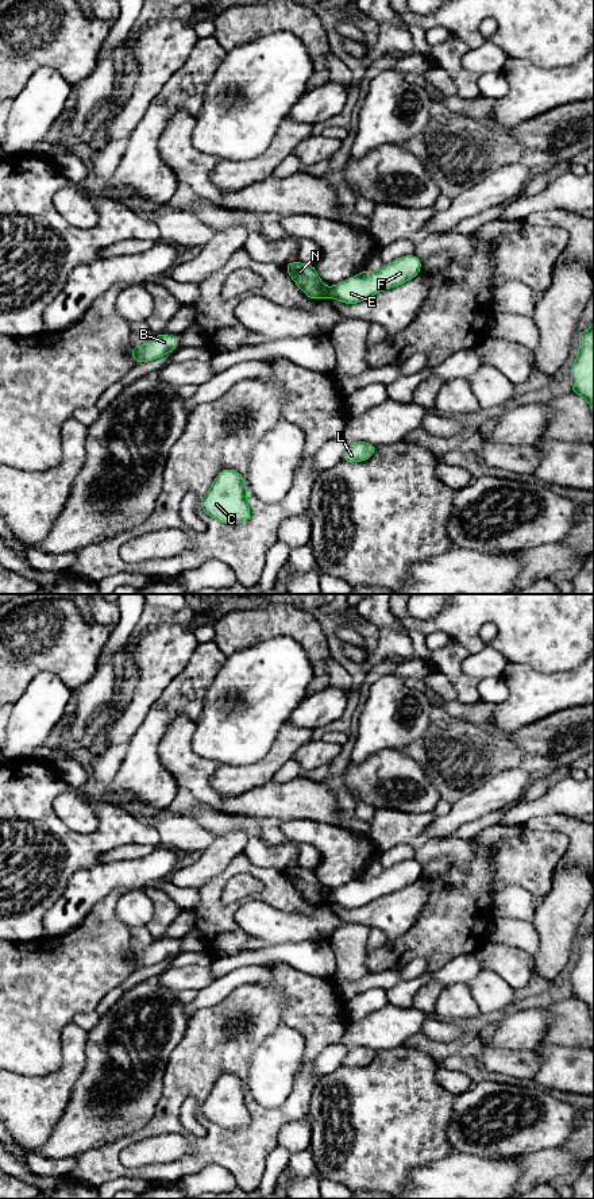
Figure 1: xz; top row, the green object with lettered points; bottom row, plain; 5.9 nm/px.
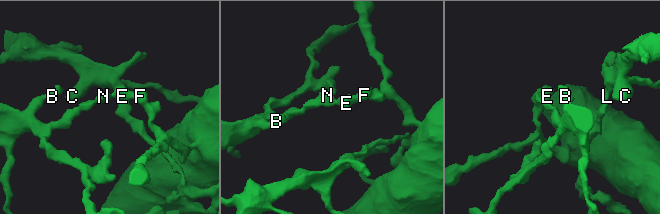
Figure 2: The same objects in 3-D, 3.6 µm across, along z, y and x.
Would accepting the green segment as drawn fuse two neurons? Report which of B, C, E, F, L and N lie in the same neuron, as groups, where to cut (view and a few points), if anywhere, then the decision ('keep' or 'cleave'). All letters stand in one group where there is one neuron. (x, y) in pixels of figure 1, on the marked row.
B C L N / E F; cut in xz along (327, 288), (324, 296); cleave

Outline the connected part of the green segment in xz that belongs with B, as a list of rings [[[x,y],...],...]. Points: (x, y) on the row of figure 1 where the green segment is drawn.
[[[155,335],[144,346],[132,346],[131,355],[134,362],[147,362],[163,356],[177,348],[177,338],[169,335]]]

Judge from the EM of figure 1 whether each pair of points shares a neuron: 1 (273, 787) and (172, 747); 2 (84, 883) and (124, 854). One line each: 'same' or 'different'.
1: same
2: different

